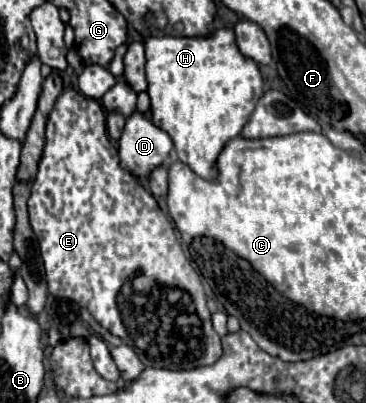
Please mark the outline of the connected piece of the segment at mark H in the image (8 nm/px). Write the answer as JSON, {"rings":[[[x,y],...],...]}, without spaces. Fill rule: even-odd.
{"rings":[[[229,27],[213,29],[213,33],[207,37],[151,37],[145,41],[145,55],[149,81],[147,93],[151,97],[153,123],[169,133],[179,161],[189,165],[203,179],[213,179],[213,165],[217,161],[217,155],[229,139],[241,133],[243,125],[249,119],[249,113],[255,109],[257,101],[263,95],[263,77],[259,65],[239,51],[233,29]]]}

